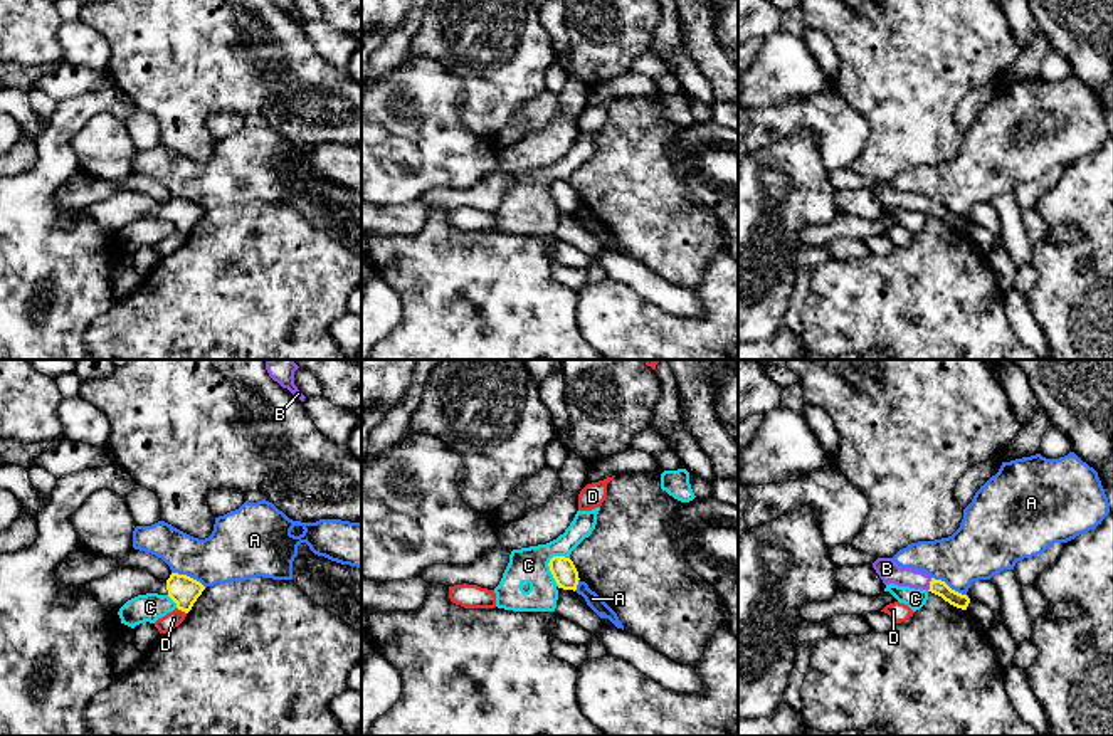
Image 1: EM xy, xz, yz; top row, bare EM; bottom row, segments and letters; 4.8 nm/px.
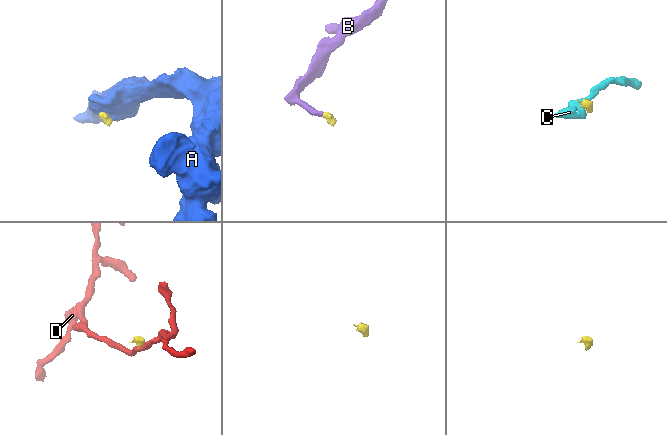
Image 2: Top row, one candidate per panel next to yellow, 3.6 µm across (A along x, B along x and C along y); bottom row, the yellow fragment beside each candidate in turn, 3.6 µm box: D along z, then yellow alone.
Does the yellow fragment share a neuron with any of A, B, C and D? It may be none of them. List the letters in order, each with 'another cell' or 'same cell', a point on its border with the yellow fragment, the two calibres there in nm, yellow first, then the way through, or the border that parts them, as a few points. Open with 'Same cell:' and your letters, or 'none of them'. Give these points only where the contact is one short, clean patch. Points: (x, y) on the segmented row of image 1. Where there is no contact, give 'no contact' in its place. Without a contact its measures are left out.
Same cell: B
A: another cell; contact yz (949, 587); calibres 70 and 300 nm; border yz (932, 577), (967, 597)
B: same cell; contact yz (930, 585); calibres 70 and 100 nm; way yz (937, 587), (930, 585), (886, 568)
C: another cell; contact xz (550, 570); calibres 120 and 180 nm; border xz (553, 555), (548, 570), (559, 585)
D: another cell; contact xy (182, 610); calibres 140 and 80 nm; border xy (177, 607), (185, 614)

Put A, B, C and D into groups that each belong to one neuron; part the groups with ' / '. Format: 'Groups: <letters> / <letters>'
Groups: A / B / C / D

